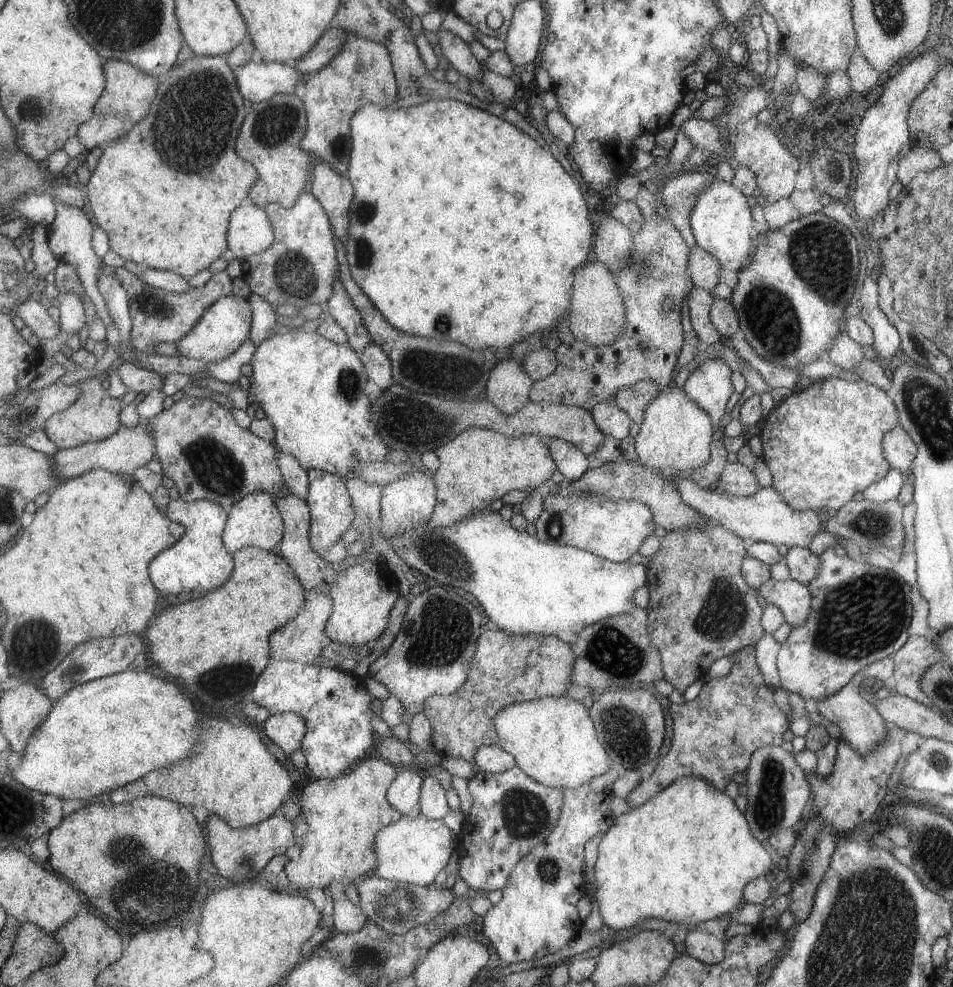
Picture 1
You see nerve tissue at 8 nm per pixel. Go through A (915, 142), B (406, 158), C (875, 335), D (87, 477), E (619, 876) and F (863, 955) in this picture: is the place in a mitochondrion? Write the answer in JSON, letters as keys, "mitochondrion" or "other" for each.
{"A":"other","B":"other","C":"other","D":"other","E":"other","F":"mitochondrion"}

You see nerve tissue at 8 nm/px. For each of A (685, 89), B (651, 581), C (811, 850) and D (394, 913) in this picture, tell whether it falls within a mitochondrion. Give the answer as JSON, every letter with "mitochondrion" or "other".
{"A":"other","B":"other","C":"mitochondrion","D":"mitochondrion"}

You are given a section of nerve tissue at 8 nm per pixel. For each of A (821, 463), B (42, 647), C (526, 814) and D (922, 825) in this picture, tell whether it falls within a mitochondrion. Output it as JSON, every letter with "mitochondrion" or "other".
{"A":"other","B":"mitochondrion","C":"mitochondrion","D":"mitochondrion"}

